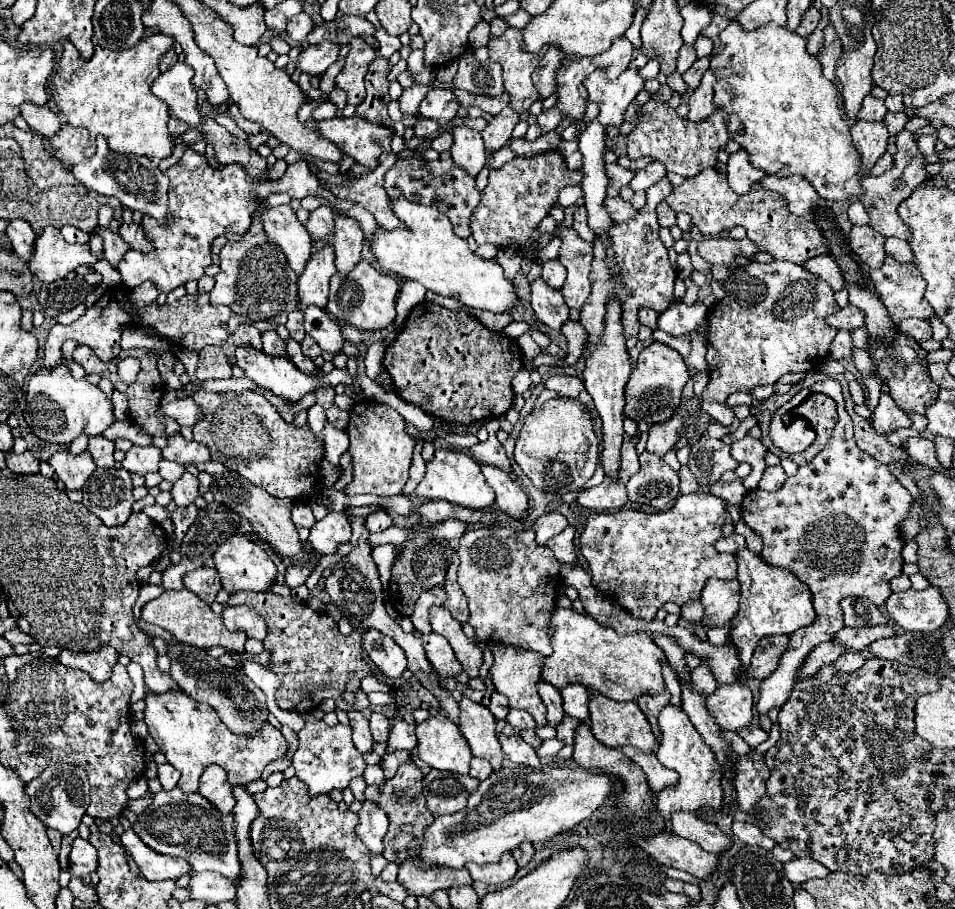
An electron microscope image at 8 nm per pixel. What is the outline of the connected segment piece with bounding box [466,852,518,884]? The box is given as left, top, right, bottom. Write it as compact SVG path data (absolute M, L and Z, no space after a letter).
M506 852L500 862L494 862L494 864L474 864L474 862L468 862L466 864L472 880L476 882L484 882L484 884L502 884L506 880L510 880L516 870L518 870L518 864L516 860L512 858L510 852Z

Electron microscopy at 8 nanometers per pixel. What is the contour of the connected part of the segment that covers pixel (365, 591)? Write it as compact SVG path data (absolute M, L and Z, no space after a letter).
M348 506L343 509L343 512L350 520L352 527L350 542L354 544L354 548L352 548L350 554L346 554L340 562L336 562L336 564L332 566L330 576L326 576L326 580L324 580L324 590L328 592L332 604L334 604L334 606L342 612L342 616L352 624L354 630L358 630L360 634L364 634L368 628L376 628L376 630L380 630L382 634L390 636L398 646L402 646L404 652L406 652L408 668L412 670L412 674L422 682L422 686L426 686L426 688L432 686L432 688L436 690L434 696L438 698L442 712L444 712L452 722L458 724L458 702L452 698L450 692L446 692L446 690L442 690L442 688L438 686L438 676L432 674L432 664L428 662L428 658L426 658L426 654L424 654L424 648L422 648L420 638L416 638L412 632L404 632L404 630L388 616L388 612L386 612L386 608L384 608L382 584L380 584L380 578L378 578L378 568L376 568L376 564L374 564L374 560L372 560L372 554L370 554L372 548L370 548L368 542L366 542L370 532L364 528L364 517L356 518L356 516L352 516L352 514L348 512Z

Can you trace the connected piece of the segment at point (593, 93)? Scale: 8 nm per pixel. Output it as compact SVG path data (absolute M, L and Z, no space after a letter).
M598 68L584 80L588 96L600 106L598 120L604 126L618 126L624 122L624 112L628 104L644 88L644 80L636 68L626 68L616 80L610 80L608 74Z

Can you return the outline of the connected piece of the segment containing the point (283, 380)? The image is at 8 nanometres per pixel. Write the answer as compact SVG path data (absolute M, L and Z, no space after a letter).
M238 346L236 348L236 364L244 370L244 374L254 382L254 384L258 384L258 386L262 386L262 388L266 388L266 390L272 390L276 396L280 396L280 398L286 398L286 400L290 400L290 402L298 402L304 394L308 394L308 392L314 392L316 388L320 388L320 386L333 386L336 384L340 384L340 382L344 382L346 386L348 384L352 384L352 376L348 374L348 370L346 368L334 368L330 374L326 374L326 376L306 376L304 372L300 372L288 358L274 358L274 356L268 356L268 354L264 354L262 350L252 350L252 348L248 348L248 346Z

